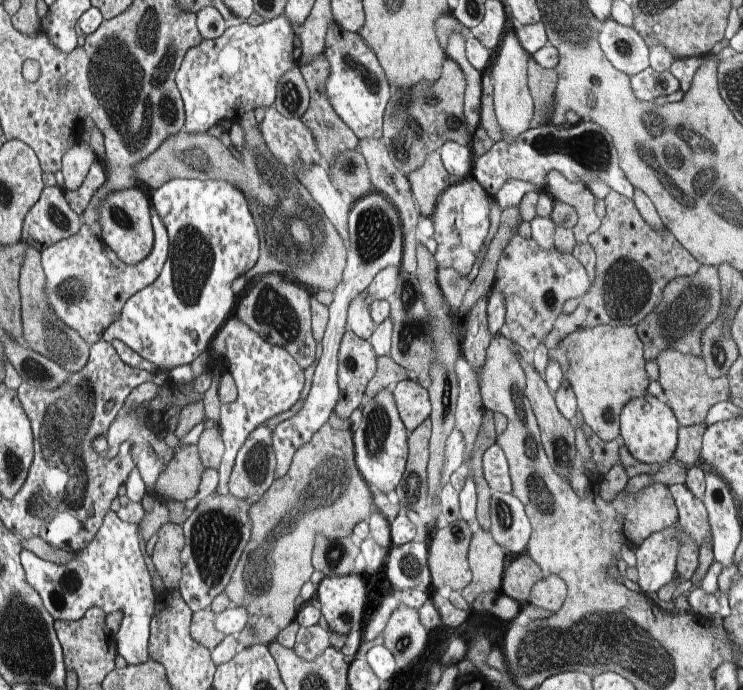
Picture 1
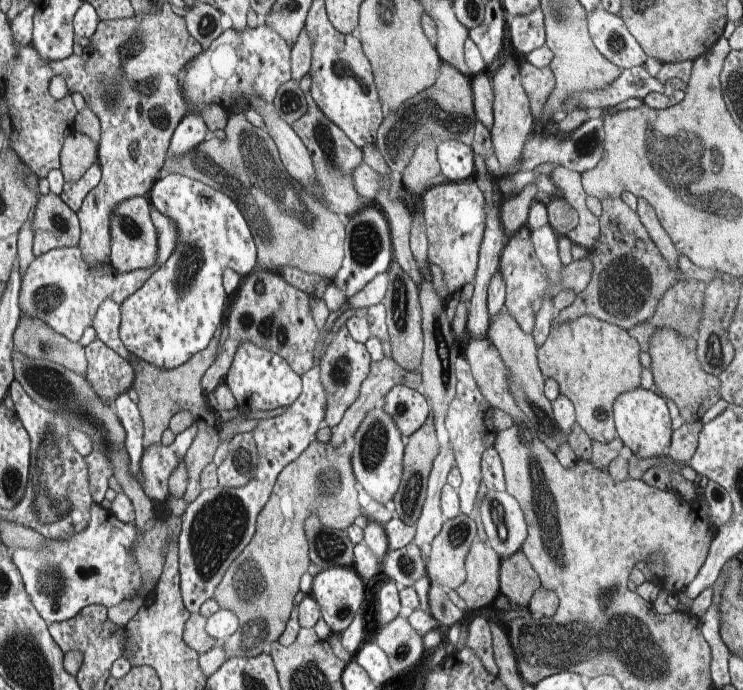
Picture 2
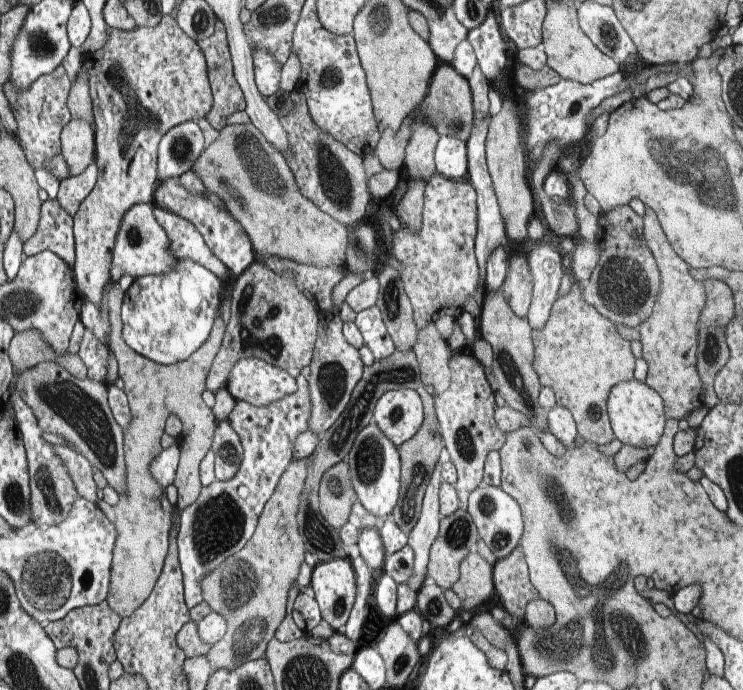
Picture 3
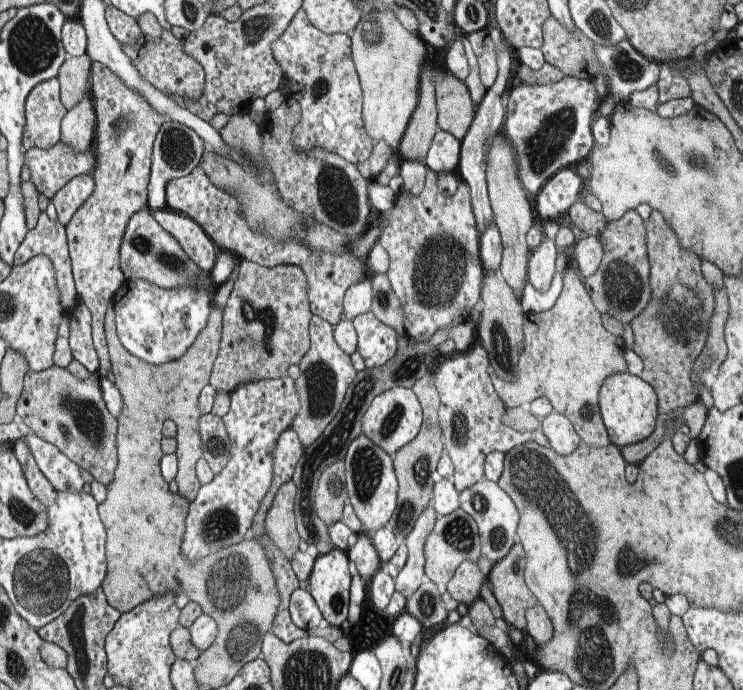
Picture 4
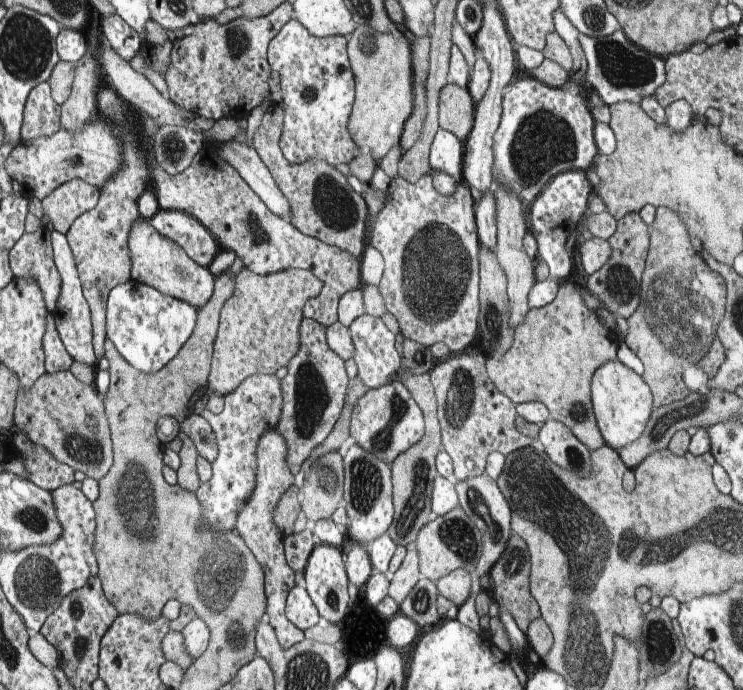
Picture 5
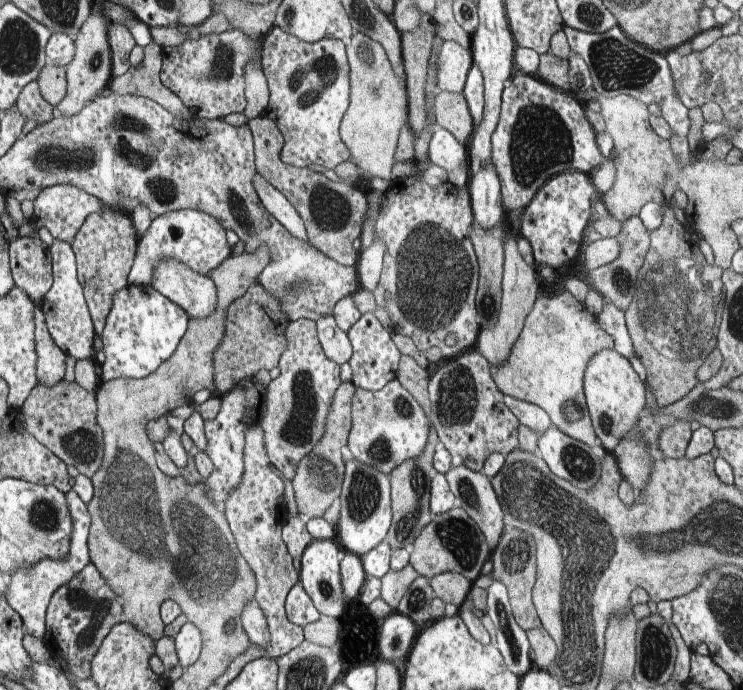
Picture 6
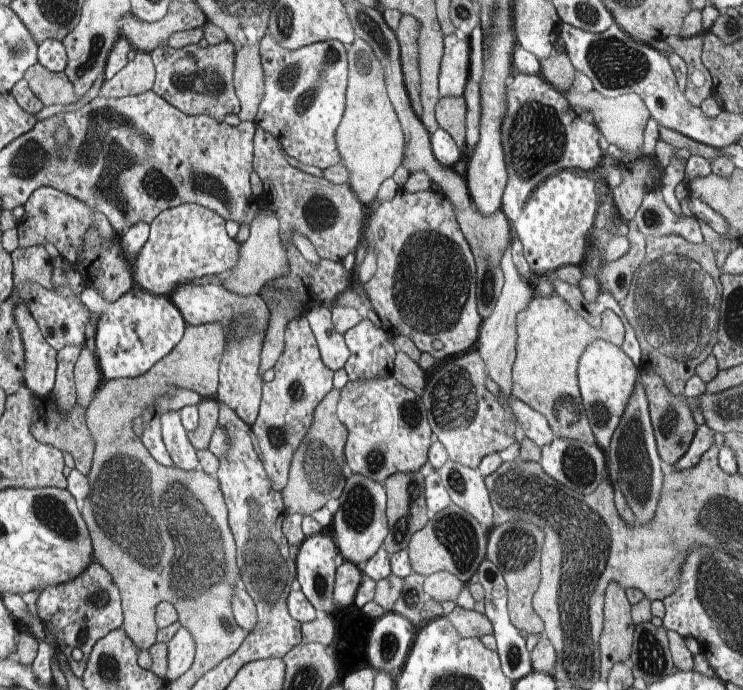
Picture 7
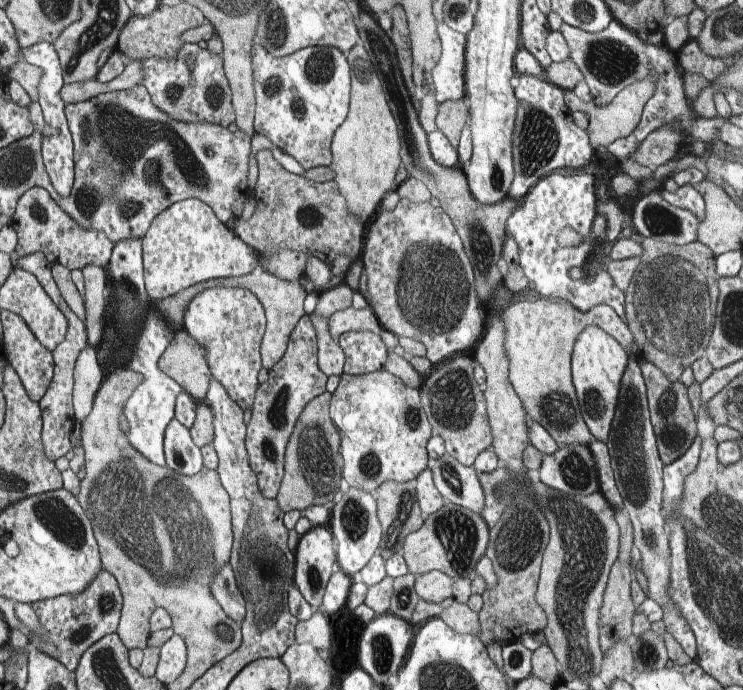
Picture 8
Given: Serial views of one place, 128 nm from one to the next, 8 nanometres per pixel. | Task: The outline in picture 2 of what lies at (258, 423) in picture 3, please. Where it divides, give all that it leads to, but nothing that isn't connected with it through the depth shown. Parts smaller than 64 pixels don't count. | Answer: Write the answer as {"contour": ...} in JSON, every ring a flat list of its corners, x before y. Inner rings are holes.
{"contour":[[315,366,310,372,302,375,303,392,290,408,283,414,274,418,262,420,256,429,251,432,259,450,258,462,256,462,255,476,243,487,216,487,203,490,196,500,188,503,183,514,181,531,178,532,177,544,179,546,179,572,182,576,183,603,191,613,198,613,208,598,214,597,214,590,225,578,224,572,228,566,238,558,238,554,248,546,248,543,255,536,255,528,258,522,260,511,270,502,271,494,277,481,278,475,284,470,287,464,296,460,306,448,317,438,322,422,327,414,327,389,323,385,320,374,321,366]]}

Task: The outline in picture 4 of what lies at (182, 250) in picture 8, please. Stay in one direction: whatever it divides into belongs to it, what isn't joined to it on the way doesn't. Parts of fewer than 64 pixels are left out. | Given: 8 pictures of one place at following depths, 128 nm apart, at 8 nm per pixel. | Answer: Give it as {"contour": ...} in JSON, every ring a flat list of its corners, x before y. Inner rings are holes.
{"contour":[[166,207,152,211,155,219,179,241,188,258,199,266,199,270,204,274,212,272,219,249,207,231,187,214]]}

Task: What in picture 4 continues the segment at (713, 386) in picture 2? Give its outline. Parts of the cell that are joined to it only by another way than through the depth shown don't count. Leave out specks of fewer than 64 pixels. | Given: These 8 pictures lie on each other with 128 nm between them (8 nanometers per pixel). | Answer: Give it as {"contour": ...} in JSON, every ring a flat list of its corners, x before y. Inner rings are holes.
{"contour":[[653,210,646,227,647,256,651,265,651,300,642,314,631,322,635,336,632,350,642,359,644,368,641,376,658,393,659,414,664,415,680,411,699,400,698,390,690,380,690,372,707,340,715,296,713,286,701,271,701,258,681,247,663,213],[672,326,680,326,680,336,676,336,676,340,668,332]]}

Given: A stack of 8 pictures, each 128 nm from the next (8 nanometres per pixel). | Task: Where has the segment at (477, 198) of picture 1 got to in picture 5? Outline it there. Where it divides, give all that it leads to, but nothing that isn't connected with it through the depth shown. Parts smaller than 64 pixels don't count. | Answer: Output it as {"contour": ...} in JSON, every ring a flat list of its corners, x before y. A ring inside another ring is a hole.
{"contour":[[426,173,418,182,406,182,402,179,393,179,388,190,385,192,384,207,379,211,371,235,369,244,380,251,385,260,385,269,379,282,379,291,384,297,387,310,394,315,398,321,400,332,405,339,412,339,424,346,431,346,435,342,444,342,452,352,451,354,461,353,478,345,478,325,479,315,479,252,482,246,479,241,478,225,475,221,474,195,470,186,466,182,460,182,456,191,451,196,441,196,432,186,432,176]]}

